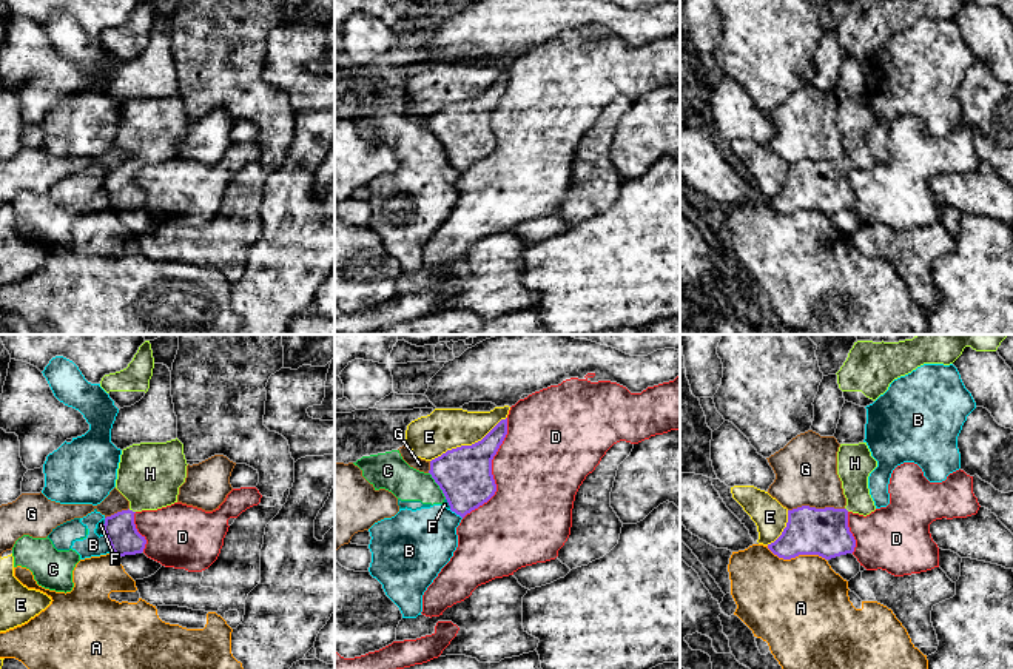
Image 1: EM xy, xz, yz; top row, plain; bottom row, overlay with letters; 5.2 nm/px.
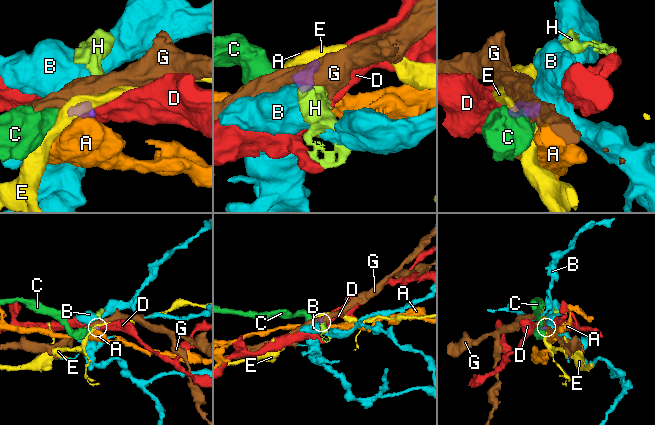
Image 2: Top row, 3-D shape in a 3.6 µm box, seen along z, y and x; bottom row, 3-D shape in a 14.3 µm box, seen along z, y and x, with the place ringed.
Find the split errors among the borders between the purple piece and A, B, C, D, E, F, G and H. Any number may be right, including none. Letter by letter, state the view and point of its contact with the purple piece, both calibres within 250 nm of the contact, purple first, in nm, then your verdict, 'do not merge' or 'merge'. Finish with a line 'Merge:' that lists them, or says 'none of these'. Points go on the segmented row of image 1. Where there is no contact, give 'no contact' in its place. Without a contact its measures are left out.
A: contact yz (796, 555); calibres 240 and 480 nm; do not merge
B: contact xy (108, 541); calibres 160 and 110 nm; do not merge
C: contact xz (438, 484); calibres 280 and 180 nm; do not merge
D: contact xz (491, 472); calibres 280 and 460 nm; do not merge
E: contact xz (467, 446); calibres 280 and 220 nm; do not merge
F: contact xy (104, 527); calibres 160 and 50 nm; do not merge
G: contact yz (814, 507); calibres 240 and 320 nm; do not merge
H: contact xy (131, 510); calibres 160 and 340 nm; merge
Merge: H

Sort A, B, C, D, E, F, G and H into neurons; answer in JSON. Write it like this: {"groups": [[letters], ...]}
{"groups": [["A"], ["B", "C", "F"], ["D"], ["E"], ["G"], ["H"]]}

